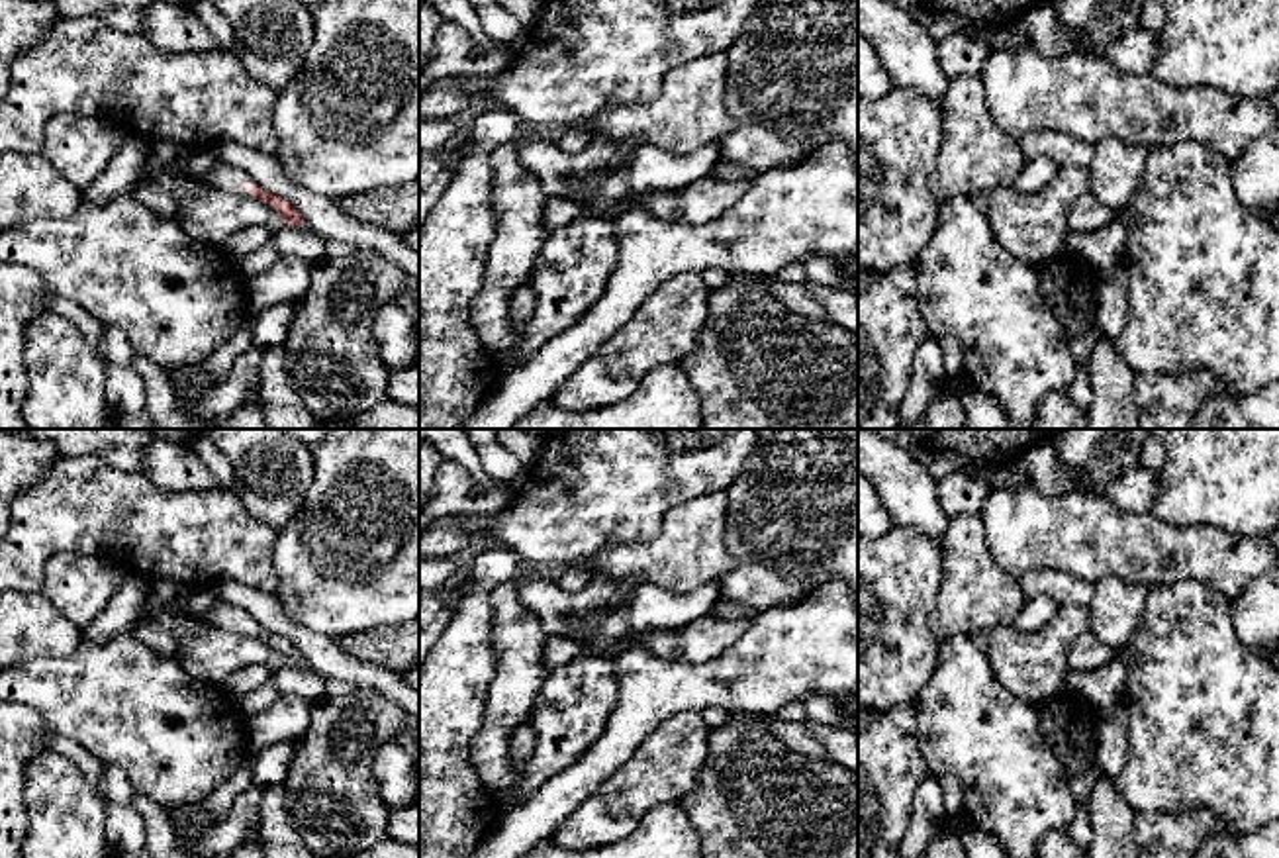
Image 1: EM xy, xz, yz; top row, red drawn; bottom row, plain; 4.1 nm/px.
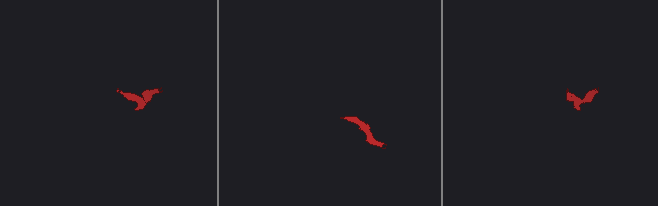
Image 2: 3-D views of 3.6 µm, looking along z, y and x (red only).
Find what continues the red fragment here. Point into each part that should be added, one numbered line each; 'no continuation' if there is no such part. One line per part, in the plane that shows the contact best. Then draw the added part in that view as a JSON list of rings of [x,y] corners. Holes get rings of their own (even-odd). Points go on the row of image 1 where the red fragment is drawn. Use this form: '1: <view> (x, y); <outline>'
1: xy (165, 190); [[[217,163],[204,178],[194,178],[180,168],[153,165],[141,172],[129,196],[149,210],[174,219],[196,190],[223,190],[251,198],[253,182],[247,172],[227,163]]]

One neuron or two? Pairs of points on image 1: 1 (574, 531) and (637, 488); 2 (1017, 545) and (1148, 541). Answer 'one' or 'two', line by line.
1: one
2: one

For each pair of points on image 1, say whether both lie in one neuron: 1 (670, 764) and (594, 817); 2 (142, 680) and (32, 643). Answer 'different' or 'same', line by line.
1: same
2: different

